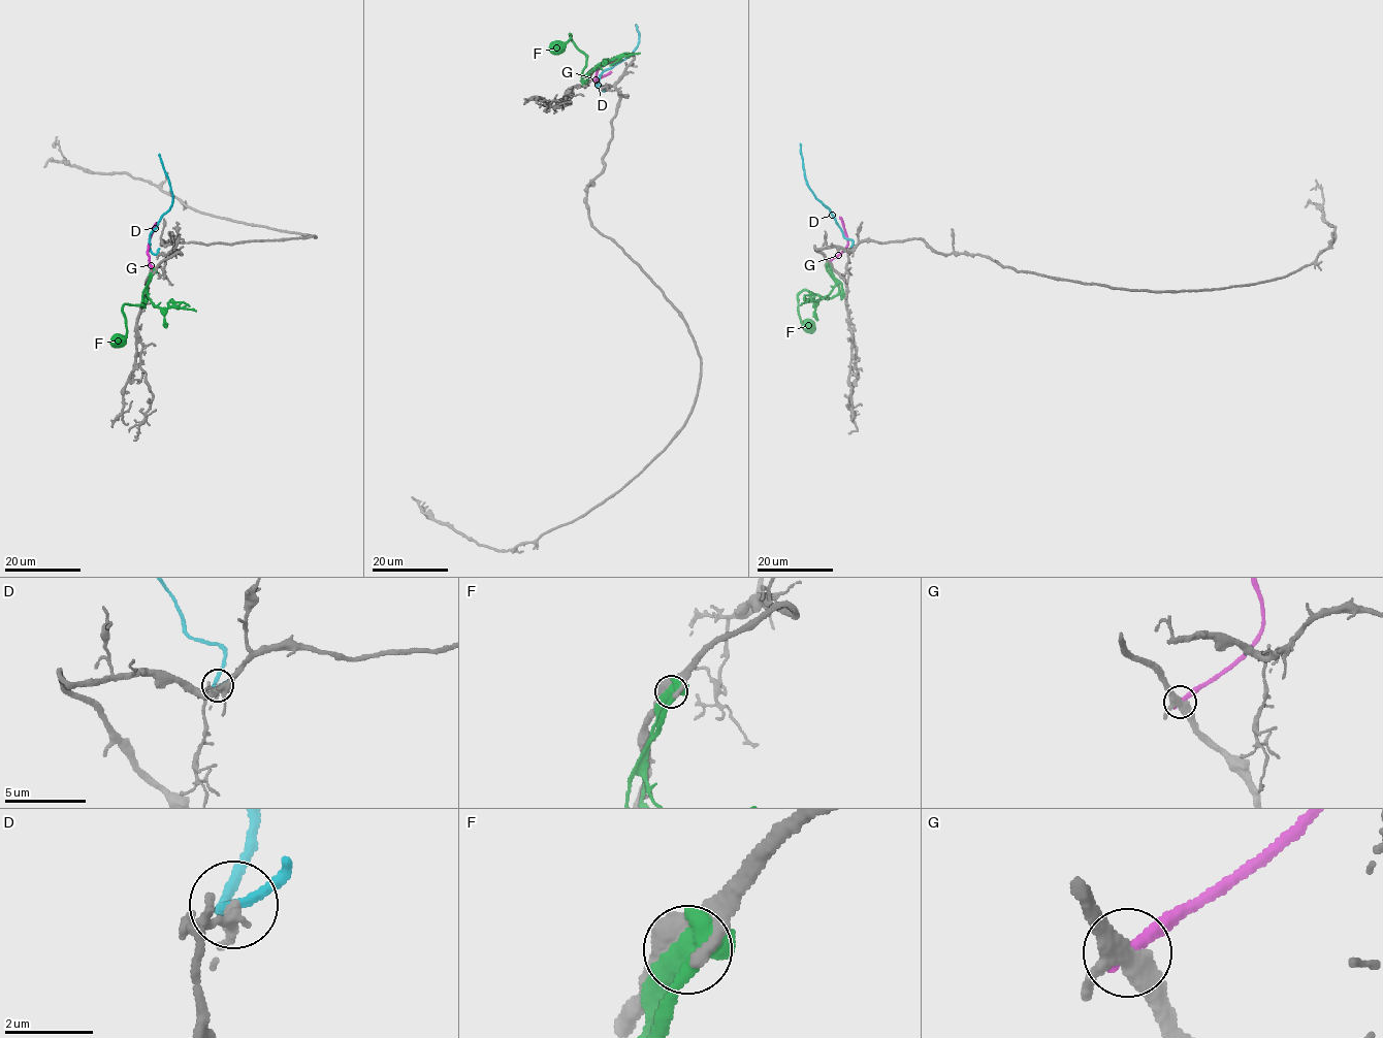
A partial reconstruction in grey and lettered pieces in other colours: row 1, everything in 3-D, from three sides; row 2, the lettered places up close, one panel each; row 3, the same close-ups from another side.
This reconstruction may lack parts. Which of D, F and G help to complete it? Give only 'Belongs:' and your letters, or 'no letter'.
Belongs: no letter

